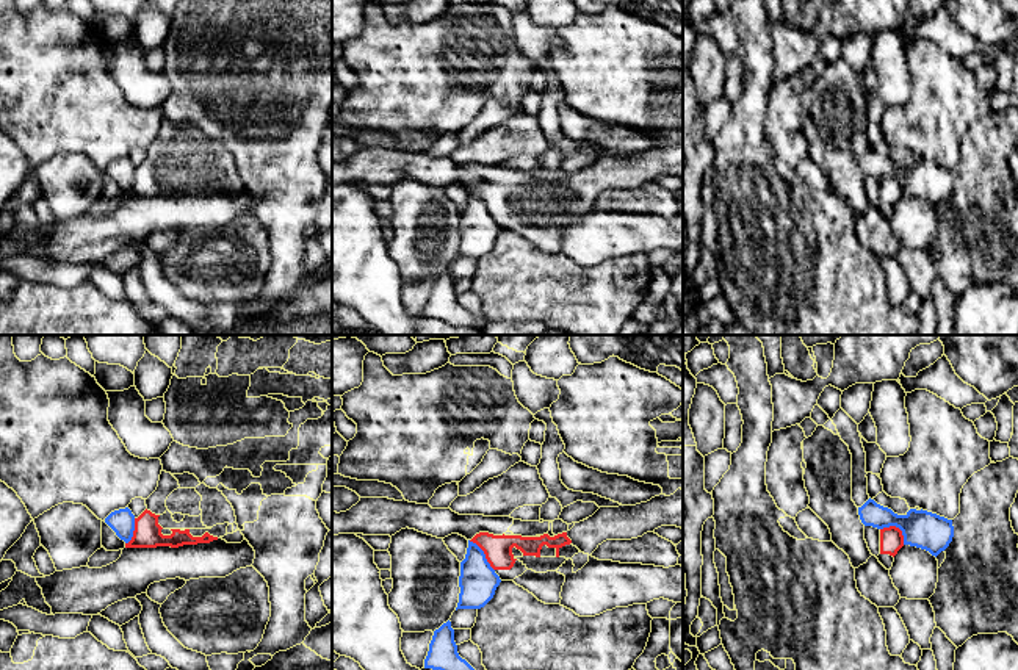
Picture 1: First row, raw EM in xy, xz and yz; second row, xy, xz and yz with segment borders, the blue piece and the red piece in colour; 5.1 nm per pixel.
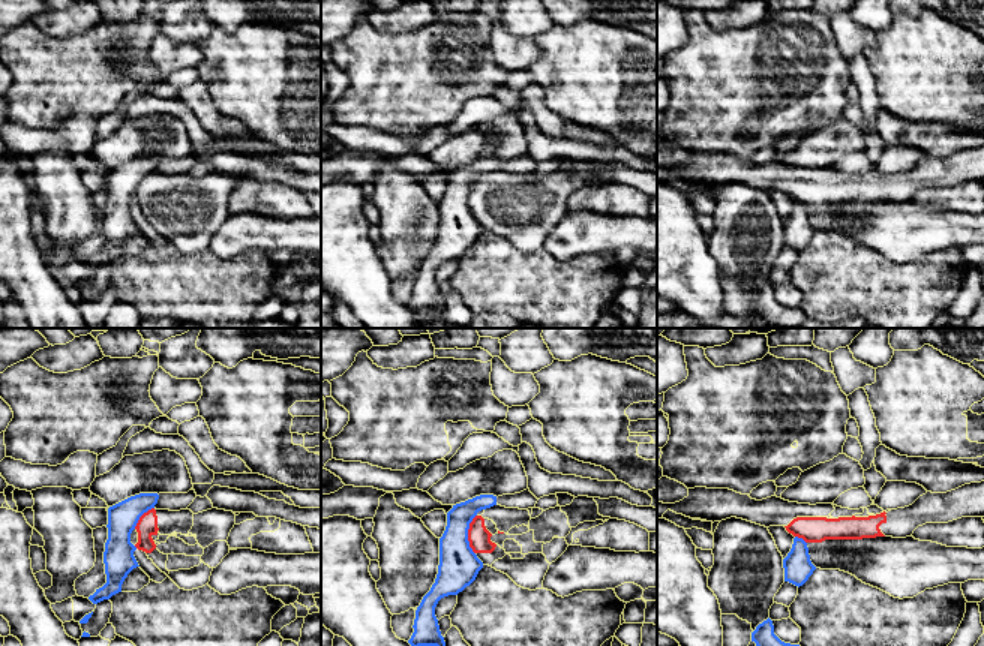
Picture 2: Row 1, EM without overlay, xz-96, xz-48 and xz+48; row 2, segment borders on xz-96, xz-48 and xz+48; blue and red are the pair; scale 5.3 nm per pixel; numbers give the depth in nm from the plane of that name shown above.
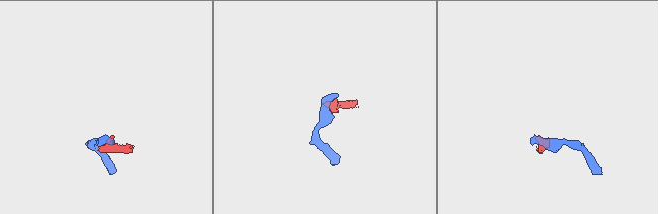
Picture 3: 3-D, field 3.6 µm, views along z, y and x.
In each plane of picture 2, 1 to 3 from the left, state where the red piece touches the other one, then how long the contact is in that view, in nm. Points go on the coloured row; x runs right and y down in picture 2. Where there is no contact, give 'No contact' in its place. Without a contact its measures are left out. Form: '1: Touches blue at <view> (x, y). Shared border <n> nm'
1: Touches blue at xz-96 (141, 514). Shared border 160 nm
2: Touches blue at xz-48 (467, 534). Shared border 220 nm
3: Touches blue at xz+48 (801, 538). Shared border 80 nm

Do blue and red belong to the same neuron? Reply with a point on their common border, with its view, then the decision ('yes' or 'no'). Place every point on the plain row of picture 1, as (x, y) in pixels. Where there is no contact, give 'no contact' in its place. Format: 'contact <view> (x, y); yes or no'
contact yz (898, 176); no

